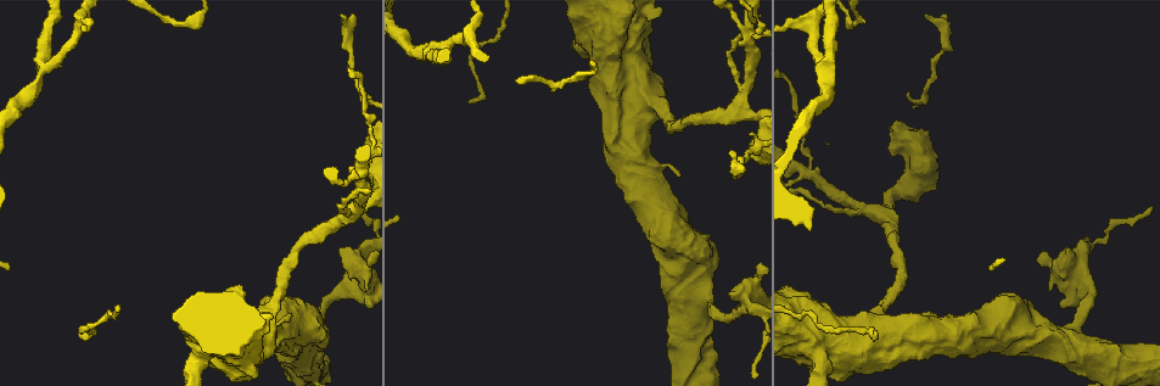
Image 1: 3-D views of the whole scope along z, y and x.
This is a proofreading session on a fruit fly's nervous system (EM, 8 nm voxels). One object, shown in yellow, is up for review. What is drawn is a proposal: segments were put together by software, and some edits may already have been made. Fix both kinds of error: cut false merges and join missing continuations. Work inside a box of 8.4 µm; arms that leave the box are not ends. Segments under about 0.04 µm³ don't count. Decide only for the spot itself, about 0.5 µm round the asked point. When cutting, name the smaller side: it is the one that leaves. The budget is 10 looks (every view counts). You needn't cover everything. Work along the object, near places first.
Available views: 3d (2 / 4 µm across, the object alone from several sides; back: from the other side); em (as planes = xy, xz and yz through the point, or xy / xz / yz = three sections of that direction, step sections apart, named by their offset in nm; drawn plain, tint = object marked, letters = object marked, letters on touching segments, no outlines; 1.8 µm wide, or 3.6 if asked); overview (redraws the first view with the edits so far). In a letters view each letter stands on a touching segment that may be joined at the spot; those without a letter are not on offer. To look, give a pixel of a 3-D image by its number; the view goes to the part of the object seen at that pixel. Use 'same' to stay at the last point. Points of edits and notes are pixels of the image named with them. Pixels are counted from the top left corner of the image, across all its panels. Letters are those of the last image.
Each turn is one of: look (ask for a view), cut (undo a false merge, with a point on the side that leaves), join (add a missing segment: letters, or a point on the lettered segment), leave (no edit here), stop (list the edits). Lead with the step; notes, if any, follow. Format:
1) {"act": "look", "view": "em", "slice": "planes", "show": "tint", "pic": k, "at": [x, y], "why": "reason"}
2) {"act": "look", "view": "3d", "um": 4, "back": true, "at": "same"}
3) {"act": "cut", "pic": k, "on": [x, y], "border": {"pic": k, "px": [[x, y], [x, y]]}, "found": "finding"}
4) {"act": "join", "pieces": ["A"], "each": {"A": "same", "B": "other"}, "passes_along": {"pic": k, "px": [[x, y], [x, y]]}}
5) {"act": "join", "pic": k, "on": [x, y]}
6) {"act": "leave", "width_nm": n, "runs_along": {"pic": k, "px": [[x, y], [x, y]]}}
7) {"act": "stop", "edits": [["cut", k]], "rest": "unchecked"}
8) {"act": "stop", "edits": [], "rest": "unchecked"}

{"act": "look", "view": "em", "slice": "xy", "step": 8, "show": "letters", "pic": 1, "at": [810, 175], "why": "four arms meet"}

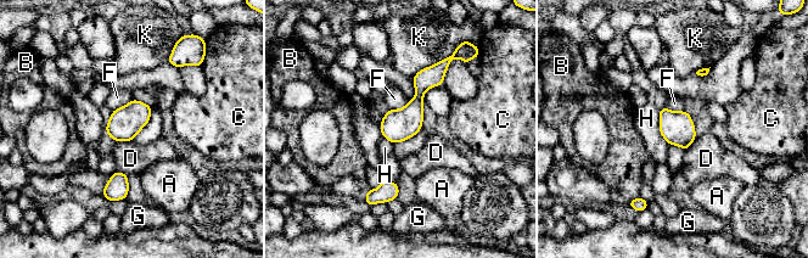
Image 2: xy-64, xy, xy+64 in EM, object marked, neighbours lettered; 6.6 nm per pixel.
{"act": "look", "view": "em", "slice": "planes", "show": "letters", "at": "same"}

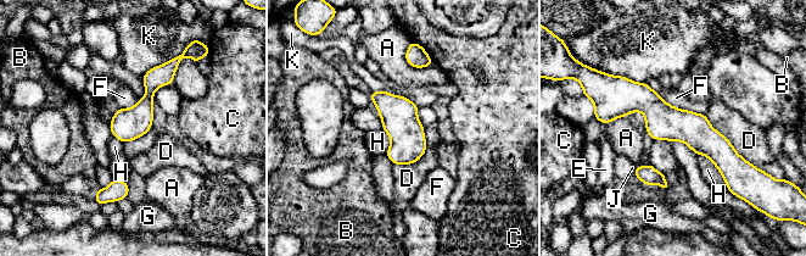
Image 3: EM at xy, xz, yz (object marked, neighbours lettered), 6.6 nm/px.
{"act": "leave", "each": {"A": "other", "B": "other", "C": "other", "D": "other", "E": "other", "F": "other", "G": "other", "H": "other", "J": "other", "K": "other"}, "runs_along": {"pic": 3, "px": [[604, 113], [649, 104], [740, 160]]}, "found": "continuous, no second neuron"}

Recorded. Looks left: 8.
{"act": "look", "view": "em", "um": 3.6, "slice": "planes", "show": "letters", "pic": 1, "at": [662, 113], "why": "calibre changes"}

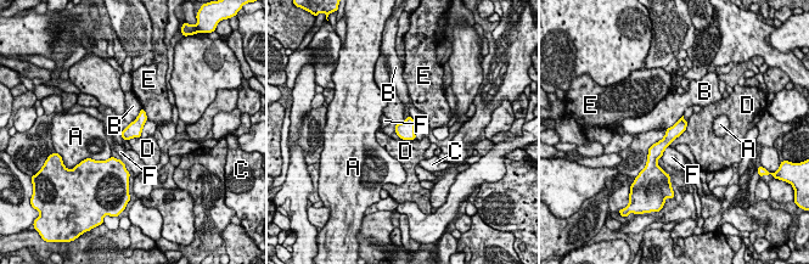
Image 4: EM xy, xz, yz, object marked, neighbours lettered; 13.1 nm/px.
{"act": "leave", "each": {"A": "other", "B": "other", "C": "other", "D": "other", "E": "other", "F": "other"}, "border": {"pic": 4, "px": [[141, 107], [138, 116], [128, 124]]}, "found": "all the same neuron"}

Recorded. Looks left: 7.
{"act": "look", "view": "em", "slice": "planes", "show": "tint", "pic": 1, "at": [340, 248]}

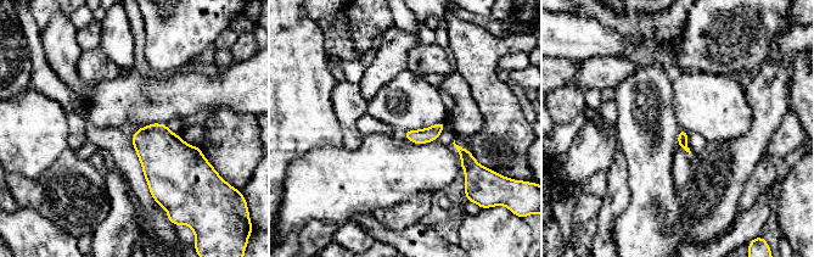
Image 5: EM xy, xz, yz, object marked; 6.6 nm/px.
{"act": "look", "view": "em", "slice": "planes", "show": "letters", "at": "same"}

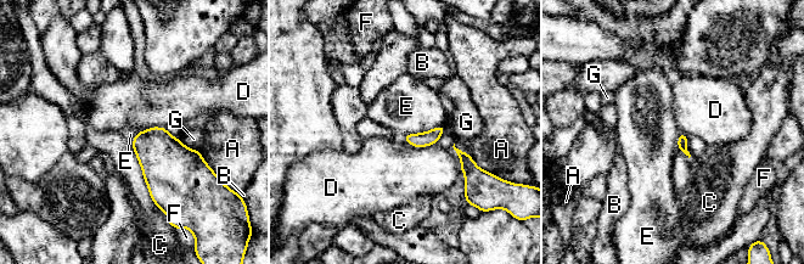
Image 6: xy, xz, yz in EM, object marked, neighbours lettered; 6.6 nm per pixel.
{"act": "leave", "each": {"A": "other", "B": "other", "C": "other", "D": "other", "E": "other", "F": "other", "G": "other"}, "border": {"pic": 6, "px": [[444, 124], [403, 136]]}, "found": "no lettered segment goes on from it"}

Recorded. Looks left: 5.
{"act": "look", "view": "em", "slice": "planes", "show": "tint", "pic": 1, "at": [40, 72], "why": "arms part here"}

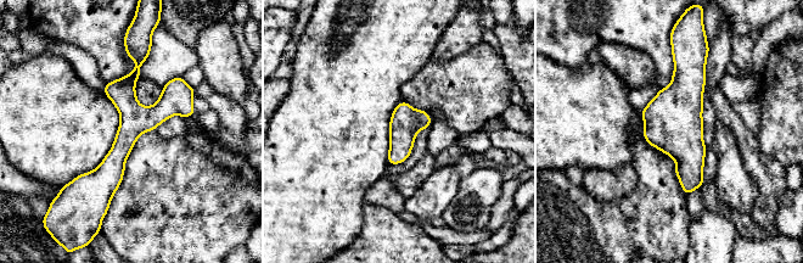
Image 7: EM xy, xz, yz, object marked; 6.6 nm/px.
{"act": "look", "view": "em", "slice": "planes", "show": "letters", "at": "same"}

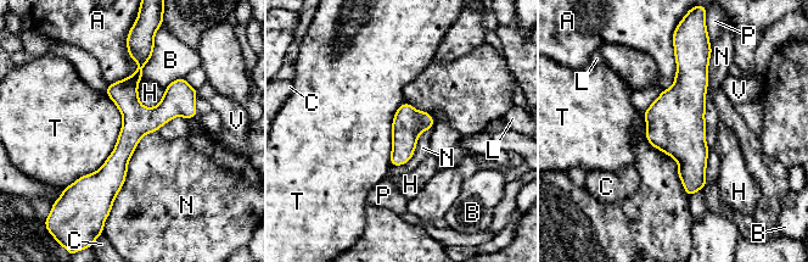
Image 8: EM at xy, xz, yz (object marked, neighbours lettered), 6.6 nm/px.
{"act": "leave", "each": {"A": "other", "B": "other", "C": "other", "H": "other", "L": "other", "N": "other", "P": "other", "T": "other", "V": "other"}, "runs_along": {"pic": 8, "px": [[142, 61], [107, 202]]}, "found": "one neuron here"}

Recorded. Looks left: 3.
{"act": "stop", "edits": [], "rest": "unchecked"}

